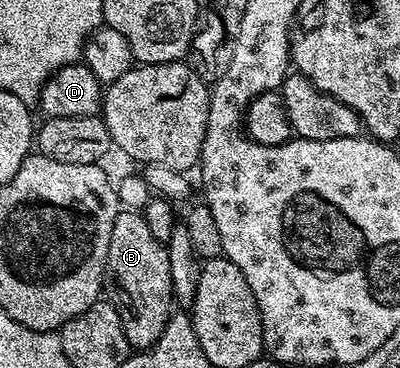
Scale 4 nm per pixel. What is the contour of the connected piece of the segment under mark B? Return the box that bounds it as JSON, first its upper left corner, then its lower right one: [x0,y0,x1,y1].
[105,211,173,351]

